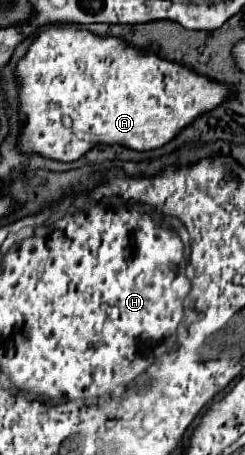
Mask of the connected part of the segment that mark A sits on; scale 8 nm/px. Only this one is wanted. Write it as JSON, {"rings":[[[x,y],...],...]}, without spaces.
{"rings":[[[54,26],[52,30],[40,32],[28,54],[20,60],[16,74],[20,82],[20,108],[26,114],[26,128],[18,140],[20,148],[64,162],[78,160],[100,142],[124,144],[132,150],[160,148],[198,118],[198,114],[212,110],[228,98],[224,84],[190,74],[184,66],[174,66],[158,58],[158,54],[138,54],[138,50],[130,50],[130,46],[118,38],[100,38],[87,29],[75,27]]]}

